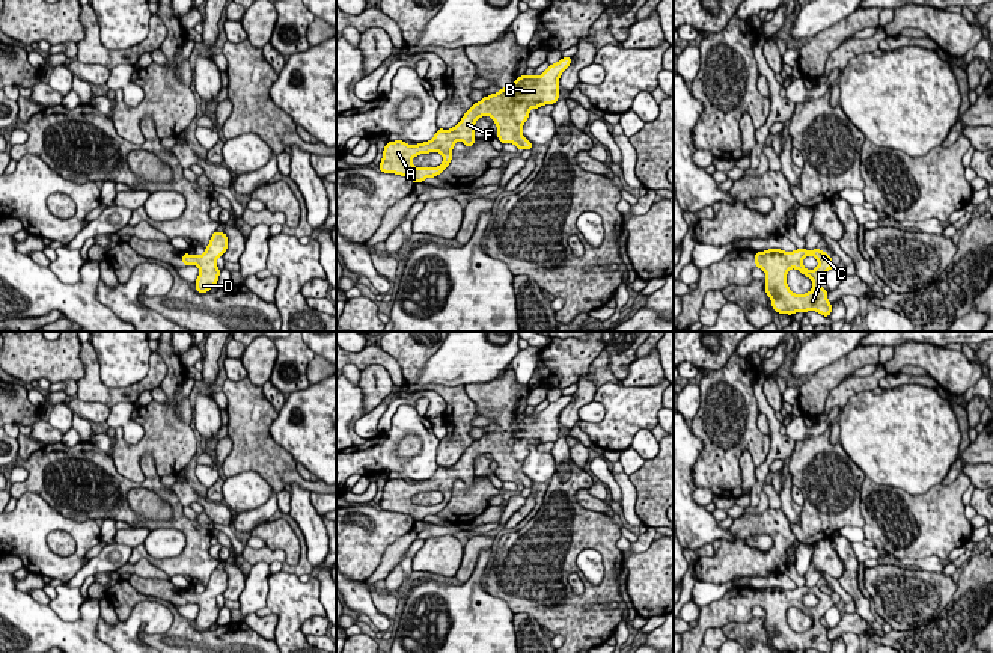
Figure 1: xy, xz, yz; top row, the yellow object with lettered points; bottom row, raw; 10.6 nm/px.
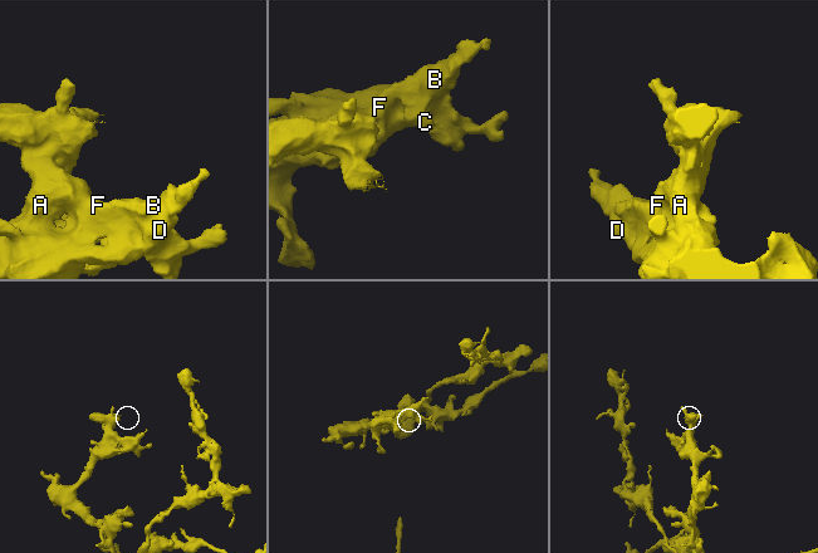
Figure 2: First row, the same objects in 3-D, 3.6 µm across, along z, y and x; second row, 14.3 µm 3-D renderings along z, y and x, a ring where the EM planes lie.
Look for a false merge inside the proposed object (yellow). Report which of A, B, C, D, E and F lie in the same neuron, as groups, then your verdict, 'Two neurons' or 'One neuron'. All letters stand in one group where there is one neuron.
Groups: A B C D E F. One neuron

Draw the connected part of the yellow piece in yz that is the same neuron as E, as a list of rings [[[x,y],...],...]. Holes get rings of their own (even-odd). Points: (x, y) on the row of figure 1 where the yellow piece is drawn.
[[[768,249],[755,253],[755,265],[765,273],[765,293],[771,300],[771,308],[778,314],[793,315],[796,312],[815,311],[824,317],[830,317],[832,303],[827,300],[827,290],[820,281],[833,268],[830,255],[820,249],[806,250],[796,249],[785,252],[781,249]],[[812,255],[818,261],[818,267],[806,270],[803,258]],[[796,268],[812,281],[812,290],[805,294],[796,294],[787,284],[787,273]]]

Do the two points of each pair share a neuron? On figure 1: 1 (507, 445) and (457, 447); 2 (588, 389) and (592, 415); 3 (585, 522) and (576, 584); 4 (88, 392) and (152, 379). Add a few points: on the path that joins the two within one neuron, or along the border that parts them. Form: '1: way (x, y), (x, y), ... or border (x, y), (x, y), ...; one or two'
1: border (473, 441), (452, 465), (439, 466); two
2: border (594, 400), (579, 410), (579, 420); two
3: border (571, 572), (568, 585), (580, 594); two
4: way (104, 392), (136, 389); one

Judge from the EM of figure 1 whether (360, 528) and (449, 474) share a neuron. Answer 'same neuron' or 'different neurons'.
different neurons

